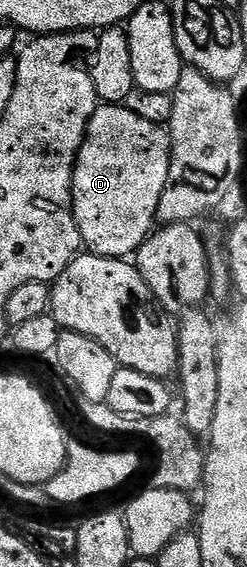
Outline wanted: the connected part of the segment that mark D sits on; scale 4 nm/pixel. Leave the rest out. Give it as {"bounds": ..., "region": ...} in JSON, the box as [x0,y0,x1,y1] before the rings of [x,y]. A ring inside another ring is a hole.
{"bounds":[74,104,170,260],"region":[[[124,104],[99,105],[88,124],[74,165],[74,215],[83,247],[89,253],[105,258],[126,260],[137,255],[155,229],[160,196],[164,192],[164,184],[168,184],[169,167],[170,135],[163,127],[140,120],[140,116]]]}

